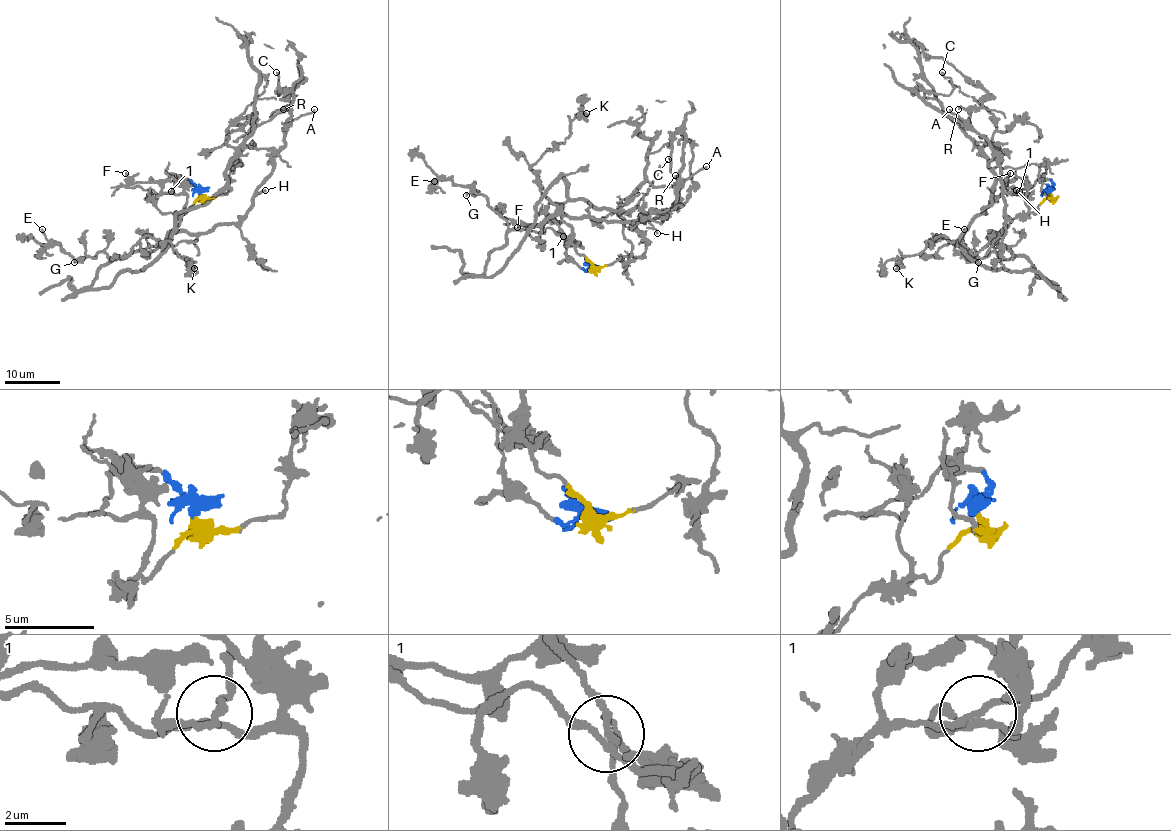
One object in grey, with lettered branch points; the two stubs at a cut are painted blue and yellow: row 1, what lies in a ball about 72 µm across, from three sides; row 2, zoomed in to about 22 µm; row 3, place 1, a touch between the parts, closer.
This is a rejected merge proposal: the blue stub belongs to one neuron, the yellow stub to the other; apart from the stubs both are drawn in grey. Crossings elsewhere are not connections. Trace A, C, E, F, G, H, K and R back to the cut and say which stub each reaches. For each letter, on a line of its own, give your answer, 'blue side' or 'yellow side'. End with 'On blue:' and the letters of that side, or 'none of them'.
A: yellow side
C: yellow side
E: yellow side
F: blue side
G: yellow side
H: yellow side
K: yellow side
R: blue side
On blue: F, R

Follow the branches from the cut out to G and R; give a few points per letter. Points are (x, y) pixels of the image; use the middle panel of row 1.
G: (591, 267), (577, 253), (573, 229), (557, 213), (514, 229), (485, 196), (465, 196)
R: (591, 265), (582, 270), (568, 256), (550, 203), (584, 200), (619, 213), (647, 180), (672, 186), (674, 175)

